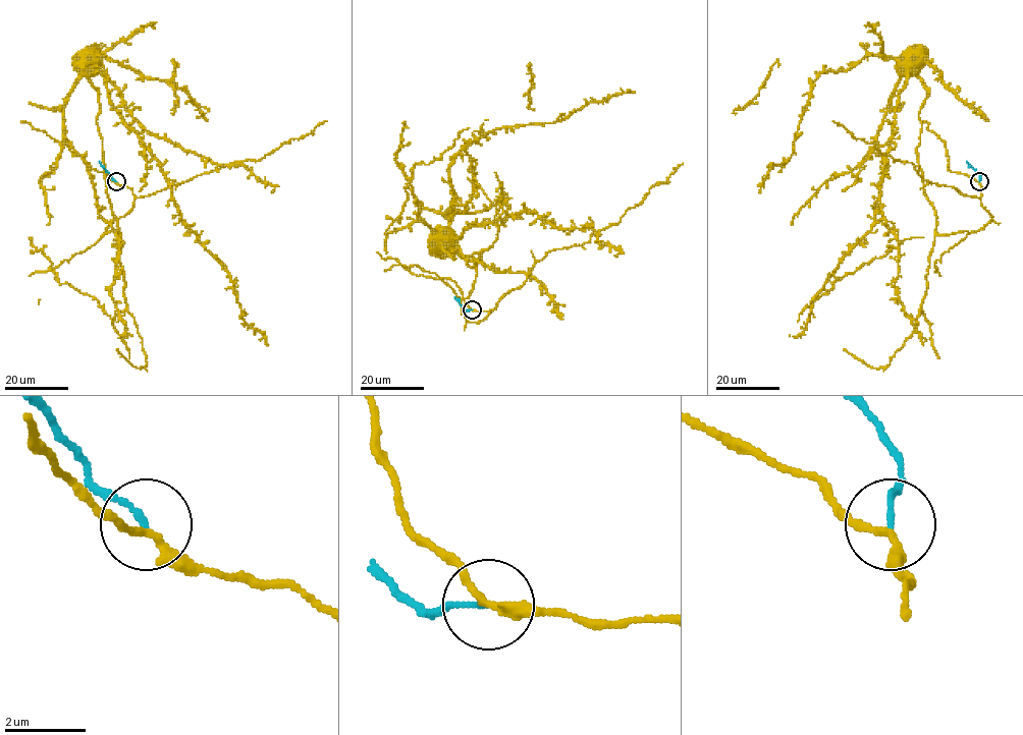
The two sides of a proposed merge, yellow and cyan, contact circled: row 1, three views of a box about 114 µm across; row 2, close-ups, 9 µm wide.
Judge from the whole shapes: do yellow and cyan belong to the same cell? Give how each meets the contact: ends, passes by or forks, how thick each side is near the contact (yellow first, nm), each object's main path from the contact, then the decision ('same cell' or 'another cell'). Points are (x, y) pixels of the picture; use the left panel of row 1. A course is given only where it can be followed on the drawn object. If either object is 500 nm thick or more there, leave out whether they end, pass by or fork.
yellow passes by | cyan ends | 190/140 nm | yellow via (116, 182), (136, 196), (133, 208), (105, 232), (121, 235), (106, 193), (100, 104), (84, 61) | cyan via (116, 182), (99, 161) | another cell

